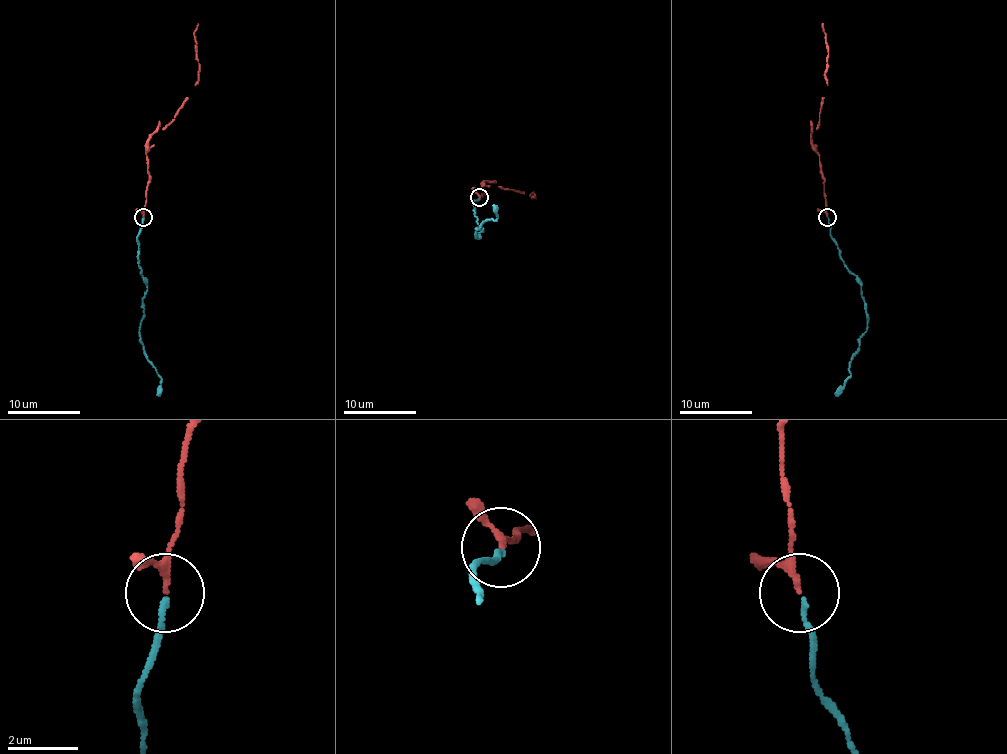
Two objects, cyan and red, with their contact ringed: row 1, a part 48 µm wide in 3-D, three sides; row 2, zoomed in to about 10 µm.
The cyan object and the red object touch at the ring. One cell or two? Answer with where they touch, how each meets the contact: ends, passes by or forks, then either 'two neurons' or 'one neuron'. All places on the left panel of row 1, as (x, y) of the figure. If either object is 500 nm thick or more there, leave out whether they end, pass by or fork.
place (143, 217); cyan ends; red passes by; one neuron

